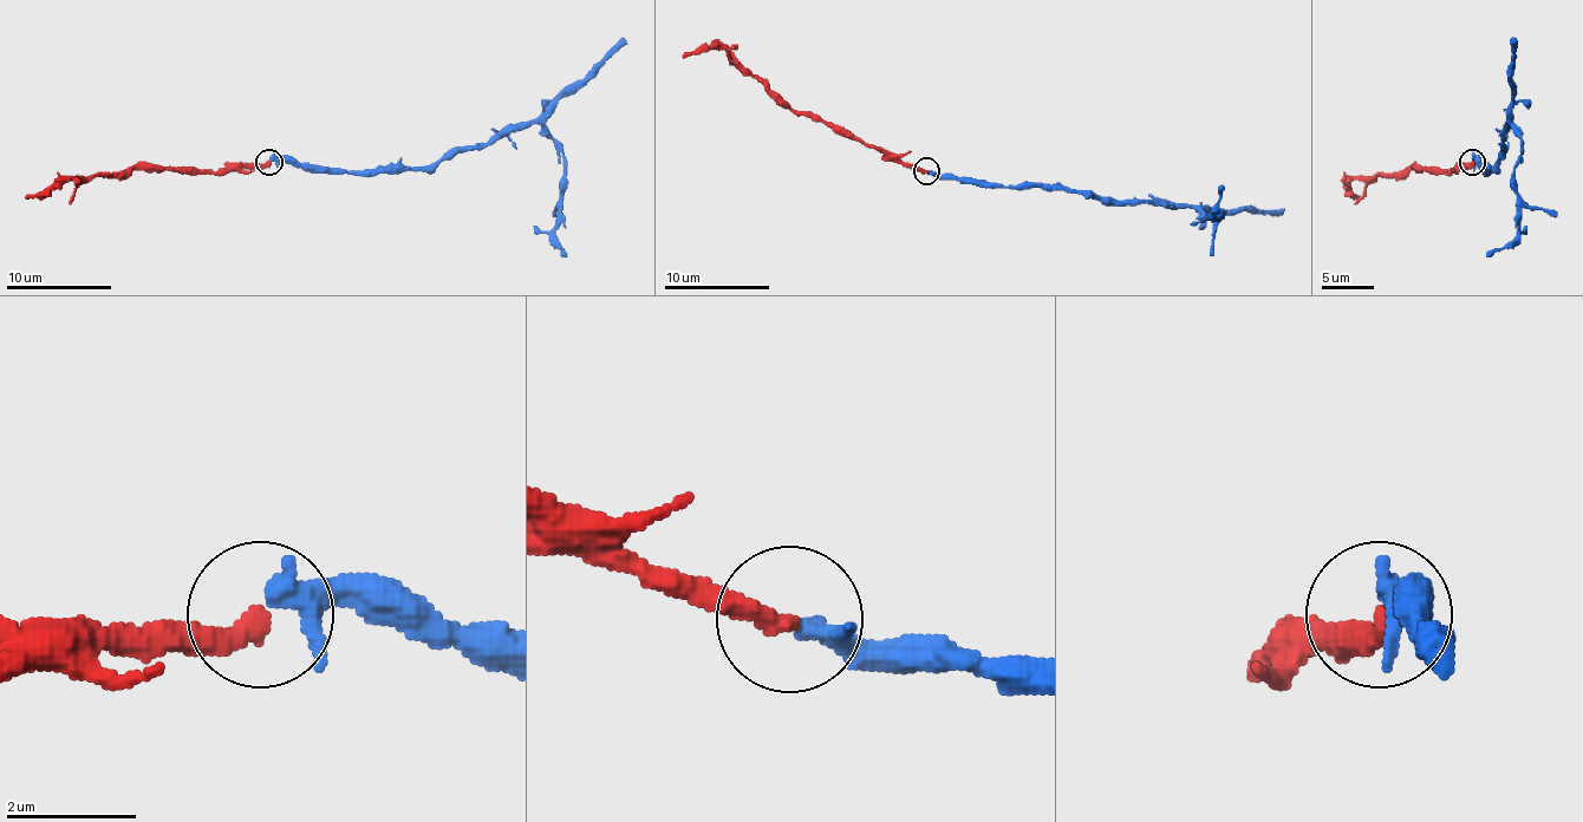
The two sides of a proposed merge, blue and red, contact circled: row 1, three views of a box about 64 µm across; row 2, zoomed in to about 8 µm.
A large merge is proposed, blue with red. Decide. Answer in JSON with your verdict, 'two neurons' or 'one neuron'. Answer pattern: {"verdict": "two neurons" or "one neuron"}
{"verdict": "one neuron"}

